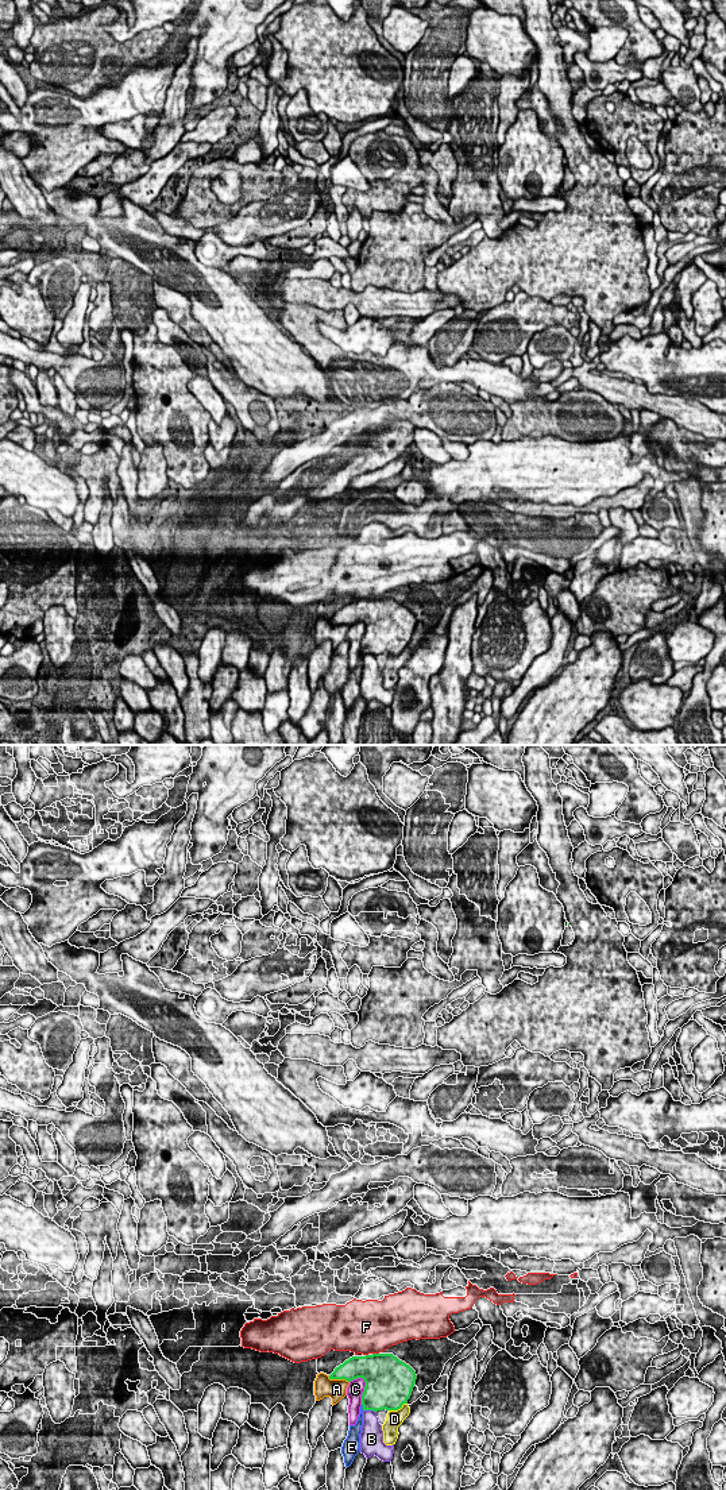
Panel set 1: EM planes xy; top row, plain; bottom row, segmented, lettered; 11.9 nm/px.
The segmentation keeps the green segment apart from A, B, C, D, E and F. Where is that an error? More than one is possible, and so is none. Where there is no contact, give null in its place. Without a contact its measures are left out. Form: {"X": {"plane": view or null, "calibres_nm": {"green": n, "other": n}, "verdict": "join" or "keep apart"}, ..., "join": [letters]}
{"A": {"plane": "xy", "calibres_nm": {"green": 260, "other": 240}, "verdict": "keep apart"}, "B": {"plane": "xy", "calibres_nm": {"green": 420, "other": 240}, "verdict": "keep apart"}, "C": {"plane": "xy", "calibres_nm": {"green": 480, "other": 200}, "verdict": "keep apart"}, "D": {"plane": "xy", "calibres_nm": {"green": 460, "other": 200}, "verdict": "keep apart"}, "E": {"plane": "xy", "calibres_nm": {"green": 380, "other": 100}, "verdict": "keep apart"}, "F": {"plane": "xy", "calibres_nm": {"green": 480, "other": 480}, "verdict": "keep apart"}, "join": []}

